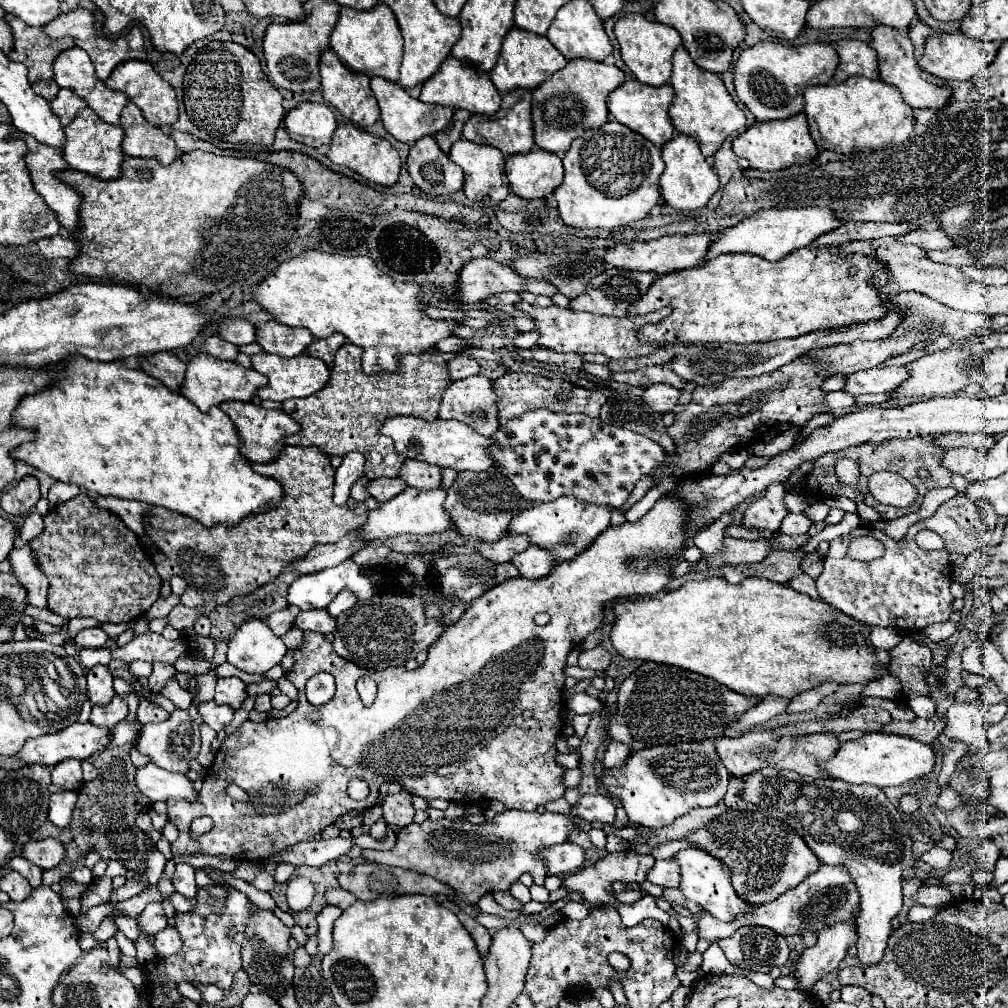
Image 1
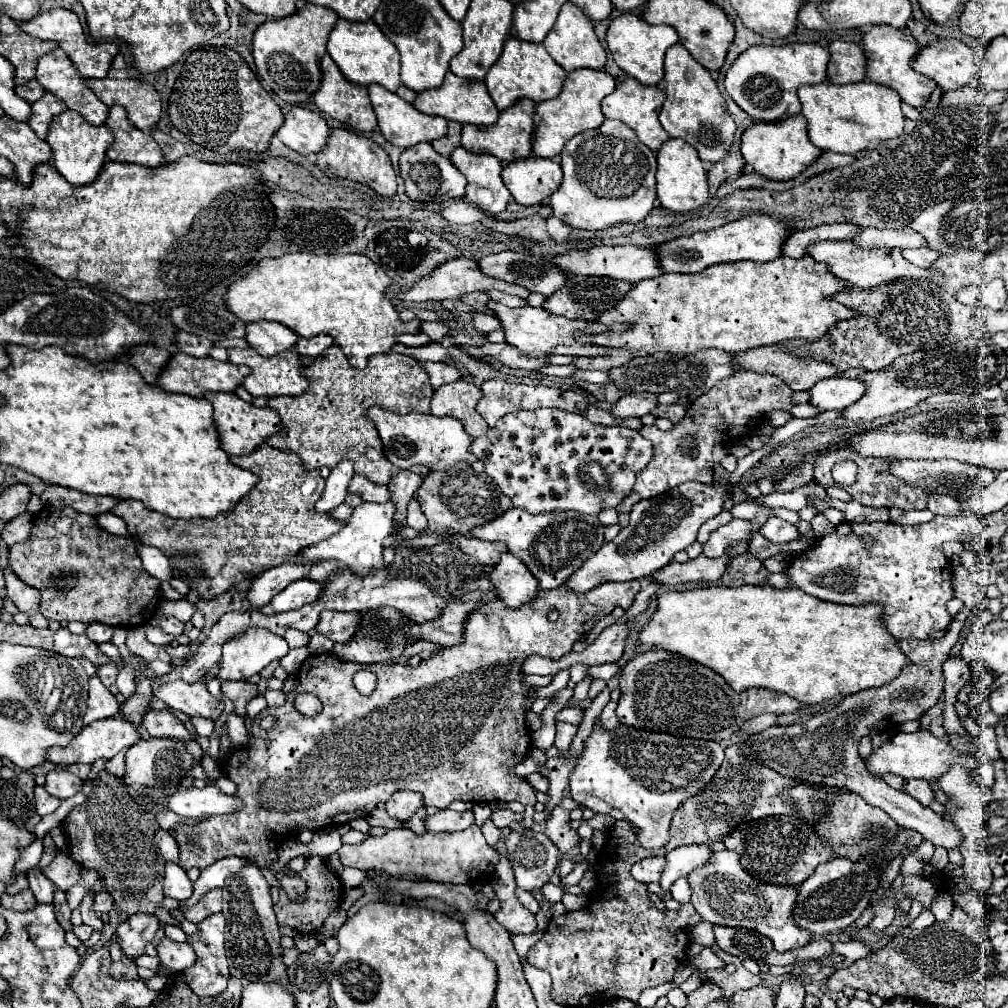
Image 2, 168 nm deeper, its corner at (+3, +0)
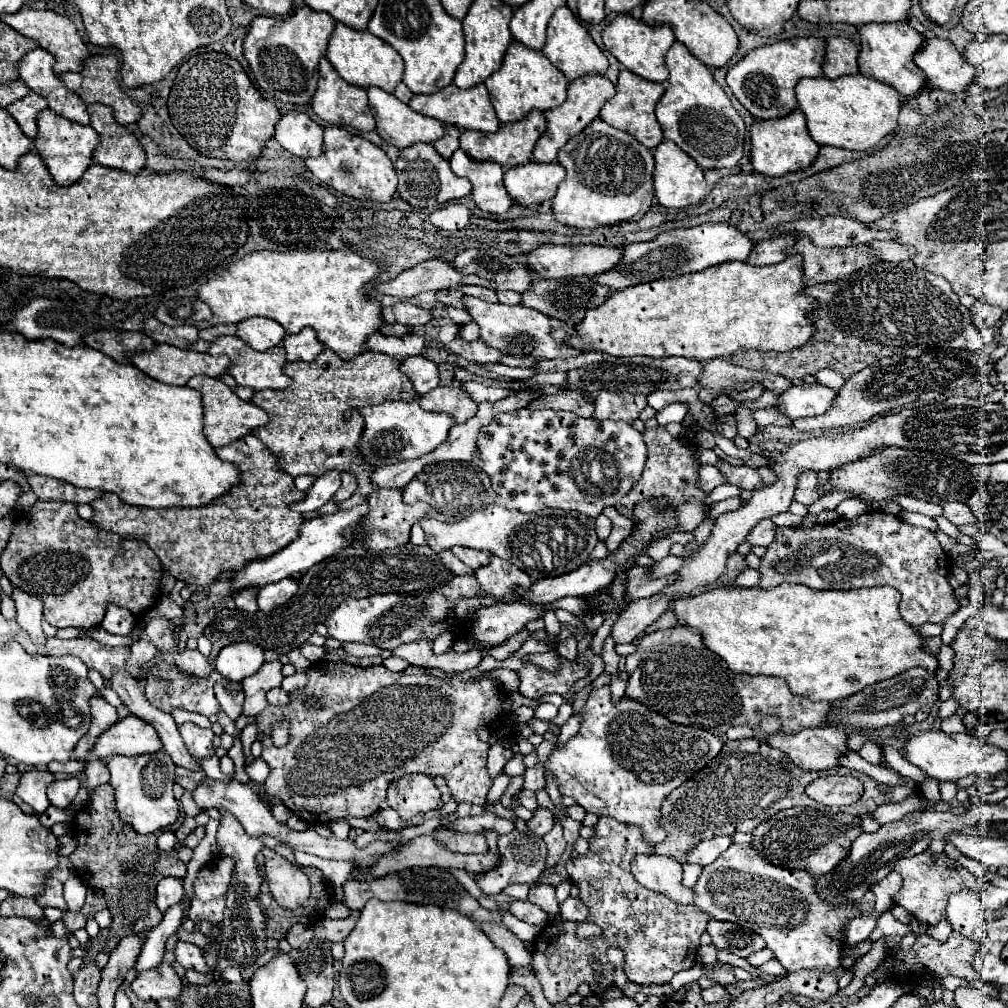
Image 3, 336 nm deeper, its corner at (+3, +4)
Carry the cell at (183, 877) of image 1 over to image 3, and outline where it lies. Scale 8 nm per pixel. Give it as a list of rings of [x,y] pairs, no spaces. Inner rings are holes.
[[[165,877],[157,883],[155,889],[155,901],[161,913],[165,913],[165,909],[169,909],[169,905],[181,901],[183,897],[183,881],[177,877]]]

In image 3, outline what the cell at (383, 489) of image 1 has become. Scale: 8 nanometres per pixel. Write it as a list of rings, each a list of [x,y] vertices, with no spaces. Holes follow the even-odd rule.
[[[341,473],[341,481],[343,481],[341,489],[333,495],[335,503],[341,503],[343,499],[349,499],[355,493],[355,489],[357,489],[357,481],[355,481],[355,477],[351,473]]]

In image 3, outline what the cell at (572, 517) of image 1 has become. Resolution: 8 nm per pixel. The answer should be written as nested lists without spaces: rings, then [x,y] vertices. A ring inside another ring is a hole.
[[[495,503],[487,505],[487,509],[477,509],[469,517],[455,523],[443,523],[433,517],[425,517],[421,519],[421,527],[425,531],[425,543],[435,553],[451,549],[455,545],[489,551],[525,569],[533,581],[541,577],[559,577],[581,567],[599,541],[597,533],[593,531],[593,523],[591,521],[583,523],[571,513],[565,511],[521,513],[509,511]]]

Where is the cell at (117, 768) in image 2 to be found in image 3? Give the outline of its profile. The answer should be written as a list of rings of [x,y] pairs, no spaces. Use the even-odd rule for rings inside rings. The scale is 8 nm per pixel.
[[[91,759],[89,765],[85,767],[85,777],[87,777],[87,779],[85,779],[85,789],[87,789],[89,793],[93,793],[95,787],[99,787],[99,785],[103,785],[103,783],[109,781],[109,769],[105,767],[103,761]]]

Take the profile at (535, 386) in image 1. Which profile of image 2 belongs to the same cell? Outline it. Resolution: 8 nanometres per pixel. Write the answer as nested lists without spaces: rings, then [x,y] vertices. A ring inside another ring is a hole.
[[[493,379],[493,381],[485,381],[481,385],[483,389],[483,399],[477,405],[477,411],[481,413],[481,417],[489,423],[489,427],[493,427],[497,423],[497,419],[501,419],[503,415],[517,411],[517,409],[537,409],[537,407],[555,407],[555,409],[563,409],[569,413],[583,413],[589,407],[589,401],[585,395],[577,393],[577,391],[563,391],[563,389],[551,389],[551,387],[531,387],[531,385],[523,385],[523,383],[509,383],[503,379]]]

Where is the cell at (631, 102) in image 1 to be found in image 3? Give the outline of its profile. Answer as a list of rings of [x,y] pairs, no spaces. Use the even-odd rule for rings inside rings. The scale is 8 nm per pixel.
[[[621,71],[619,73],[619,81],[617,81],[617,93],[613,99],[609,99],[603,109],[601,109],[601,119],[621,131],[627,131],[629,135],[633,135],[637,141],[641,141],[645,147],[655,149],[661,141],[663,141],[663,131],[655,119],[655,105],[661,99],[661,95],[665,93],[665,87],[661,83],[655,81],[647,81],[631,71]]]

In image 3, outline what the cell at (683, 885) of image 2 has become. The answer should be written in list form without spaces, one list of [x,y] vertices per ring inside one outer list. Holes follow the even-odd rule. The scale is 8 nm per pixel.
[[[685,863],[685,865],[683,865],[683,885],[685,885],[685,887],[693,887],[693,885],[697,883],[701,871],[703,871],[703,867]]]

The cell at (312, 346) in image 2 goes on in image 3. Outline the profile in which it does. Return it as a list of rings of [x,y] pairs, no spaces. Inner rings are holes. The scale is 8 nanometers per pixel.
[[[305,327],[297,335],[283,337],[283,349],[287,351],[287,361],[313,361],[321,351],[323,345],[317,341],[317,335],[313,329]]]

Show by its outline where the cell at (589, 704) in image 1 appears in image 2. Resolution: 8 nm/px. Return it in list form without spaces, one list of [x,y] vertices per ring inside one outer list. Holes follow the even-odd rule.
[[[565,707],[557,713],[557,721],[567,721],[571,725],[579,725],[583,719],[583,709],[581,707]]]

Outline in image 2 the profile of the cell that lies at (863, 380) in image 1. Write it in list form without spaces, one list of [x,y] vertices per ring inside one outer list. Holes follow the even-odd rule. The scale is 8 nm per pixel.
[[[833,377],[819,381],[809,393],[811,393],[811,403],[823,411],[845,409],[859,401],[861,393],[865,393],[865,383],[861,379]]]

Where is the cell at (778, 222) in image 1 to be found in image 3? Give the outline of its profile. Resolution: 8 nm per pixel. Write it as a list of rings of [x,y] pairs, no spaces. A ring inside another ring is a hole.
[[[705,223],[691,229],[671,229],[647,243],[629,243],[623,247],[621,261],[607,273],[593,275],[591,281],[619,291],[639,283],[651,283],[653,279],[679,277],[687,273],[697,273],[707,267],[725,263],[725,261],[745,261],[753,249],[753,241],[747,233],[741,233],[737,227],[727,223]]]

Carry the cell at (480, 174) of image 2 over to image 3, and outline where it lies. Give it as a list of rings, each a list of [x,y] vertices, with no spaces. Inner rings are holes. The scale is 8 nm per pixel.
[[[457,149],[451,157],[451,171],[457,177],[465,177],[473,185],[473,201],[475,205],[493,215],[501,215],[511,207],[511,197],[503,187],[503,167],[497,163],[473,161],[467,153]]]

